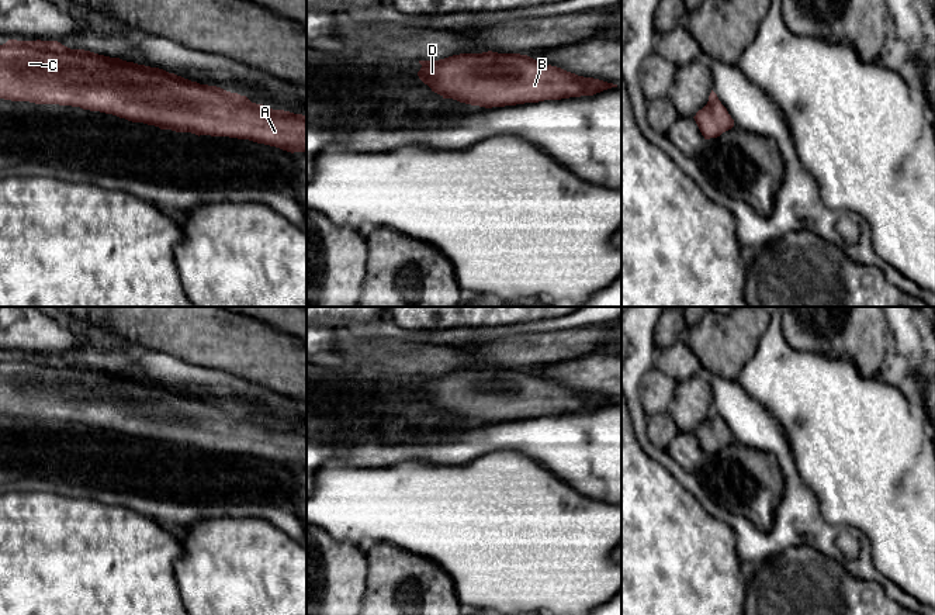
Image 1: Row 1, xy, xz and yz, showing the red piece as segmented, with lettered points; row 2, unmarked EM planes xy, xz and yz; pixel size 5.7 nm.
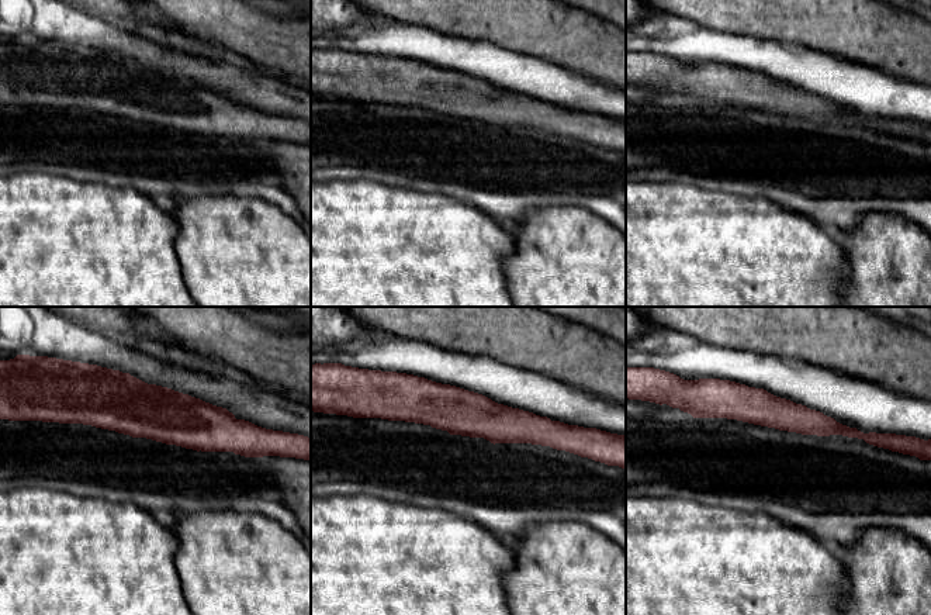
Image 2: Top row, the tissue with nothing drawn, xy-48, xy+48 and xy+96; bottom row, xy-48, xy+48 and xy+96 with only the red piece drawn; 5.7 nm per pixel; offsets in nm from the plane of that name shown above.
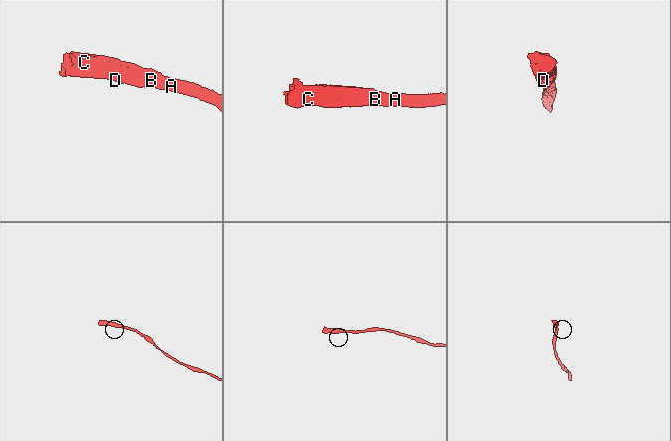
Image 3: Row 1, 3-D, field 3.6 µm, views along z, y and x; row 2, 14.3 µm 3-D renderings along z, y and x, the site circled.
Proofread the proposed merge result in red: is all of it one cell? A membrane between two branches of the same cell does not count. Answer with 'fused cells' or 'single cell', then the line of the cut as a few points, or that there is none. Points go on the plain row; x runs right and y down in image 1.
single cell; cut none

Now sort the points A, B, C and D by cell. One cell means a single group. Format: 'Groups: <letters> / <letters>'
Groups: A B C D

